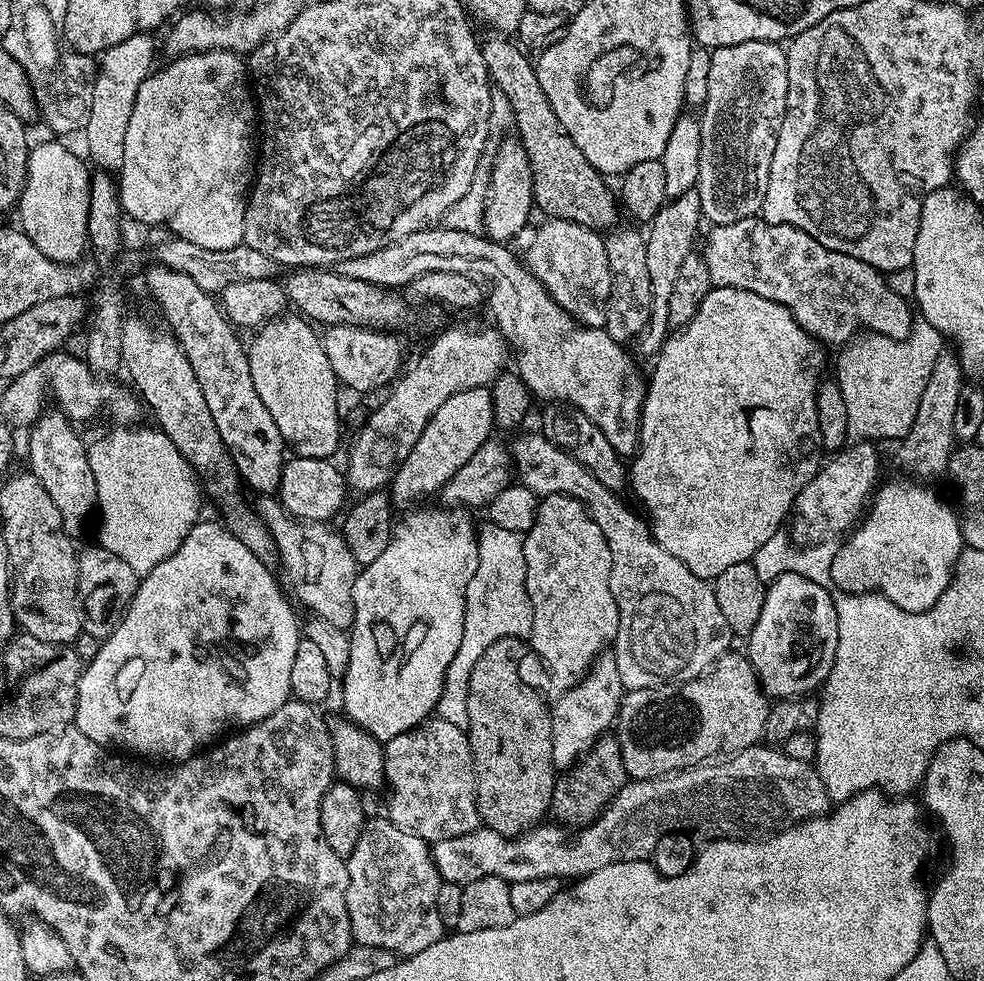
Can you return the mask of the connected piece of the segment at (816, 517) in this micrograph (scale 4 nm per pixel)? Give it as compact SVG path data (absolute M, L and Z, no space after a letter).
M872 442L849 443L831 458L825 459L816 476L806 482L796 499L794 516L800 519L796 524L797 530L805 532L809 541L823 541L828 538L824 536L832 536L835 532L847 533L861 519L881 479L880 456L876 447Z

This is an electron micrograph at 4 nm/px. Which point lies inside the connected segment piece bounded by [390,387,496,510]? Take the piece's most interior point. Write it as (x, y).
(465, 421)

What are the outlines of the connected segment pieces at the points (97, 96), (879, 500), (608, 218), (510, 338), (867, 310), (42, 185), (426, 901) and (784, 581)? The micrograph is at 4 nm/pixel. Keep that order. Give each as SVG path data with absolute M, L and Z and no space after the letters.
M141 30L138 34L108 47L99 57L90 119L82 134L86 136L86 148L91 156L91 163L94 166L96 164L95 167L101 171L116 172L122 164L126 129L129 126L131 111L134 110L138 87L151 75L155 65L156 48L158 52L157 43L155 46L151 36L151 33Z
M903 479L881 483L875 489L866 515L851 529L849 540L835 549L830 580L844 588L840 590L852 594L879 590L902 610L925 612L951 582L952 569L965 547L964 536L953 505L951 508L934 489L926 488L930 486Z
M496 36L496 44L489 39L483 41L488 52L482 52L489 77L497 89L510 102L513 114L513 127L518 130L517 137L526 150L531 162L531 182L533 205L549 219L572 221L597 230L606 230L616 223L618 200L608 188L607 179L588 162L582 150L566 133L549 99L538 82L536 67L519 45L508 41L504 36Z
M500 260L490 285L486 308L492 311L495 327L510 345L515 371L529 393L541 396L544 402L563 402L582 410L610 438L610 446L619 456L631 457L638 443L646 380L620 349L621 341L604 328L578 327L572 315L518 260Z
M762 218L718 224L707 230L708 241L702 247L702 255L715 287L750 290L762 298L770 298L770 302L778 302L790 308L801 328L805 328L825 345L847 345L861 330L878 336L889 336L891 340L904 340L910 334L914 319L913 305L905 297L899 296L886 279L885 273L874 266L858 258L850 258L850 254L826 250L822 242L810 238L810 234L794 226L771 224Z
M58 142L33 145L28 153L27 181L16 207L21 231L27 234L42 254L60 264L77 263L88 246L92 172L88 170L87 161L83 160Z
M369 819L358 838L358 846L354 846L354 850L346 857L346 863L346 910L350 914L352 939L357 945L381 947L403 958L418 954L426 950L426 946L434 946L434 942L444 939L446 929L442 918L438 918L438 890L442 881L432 861L429 841L400 827L399 823Z
M784 572L777 576L765 587L764 601L762 602L762 614L758 614L758 622L754 626L754 630L747 636L746 655L748 663L752 665L752 671L763 691L772 698L803 698L809 694L815 693L817 689L827 680L830 670L834 666L834 658L838 650L838 622L836 621L836 600L834 596L824 589L825 585L819 580L811 580L797 572Z

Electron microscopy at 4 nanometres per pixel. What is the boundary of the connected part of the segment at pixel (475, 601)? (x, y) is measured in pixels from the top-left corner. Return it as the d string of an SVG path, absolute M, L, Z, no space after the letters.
M484 522L479 525L478 539L478 568L474 570L474 578L470 578L470 586L466 586L462 643L458 645L458 654L454 654L446 670L442 694L435 710L439 719L462 729L468 727L466 702L470 690L470 670L474 670L474 662L478 662L478 658L482 658L482 654L494 642L511 641L512 636L528 638L532 634L532 607L526 594L524 536L497 524Z

